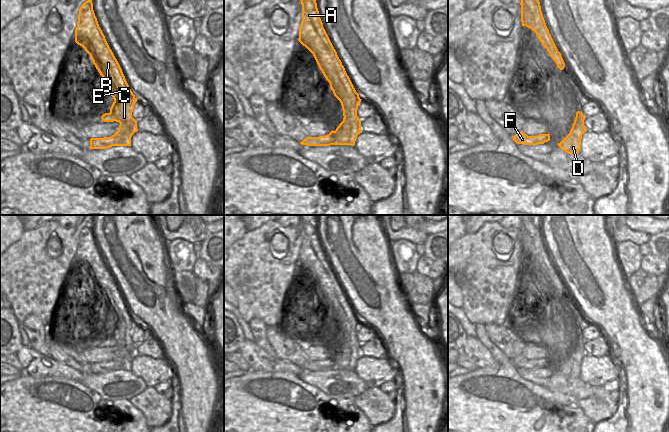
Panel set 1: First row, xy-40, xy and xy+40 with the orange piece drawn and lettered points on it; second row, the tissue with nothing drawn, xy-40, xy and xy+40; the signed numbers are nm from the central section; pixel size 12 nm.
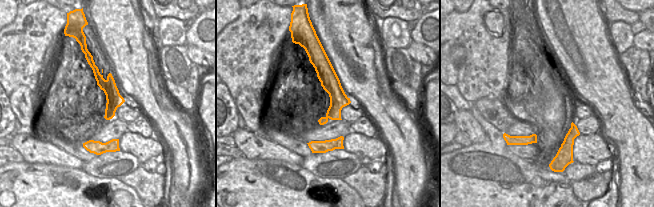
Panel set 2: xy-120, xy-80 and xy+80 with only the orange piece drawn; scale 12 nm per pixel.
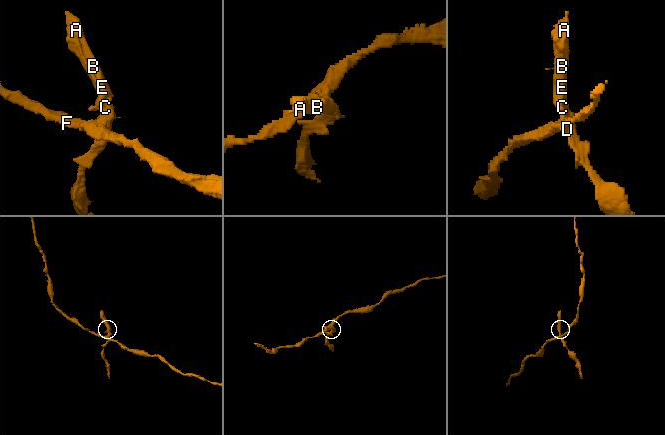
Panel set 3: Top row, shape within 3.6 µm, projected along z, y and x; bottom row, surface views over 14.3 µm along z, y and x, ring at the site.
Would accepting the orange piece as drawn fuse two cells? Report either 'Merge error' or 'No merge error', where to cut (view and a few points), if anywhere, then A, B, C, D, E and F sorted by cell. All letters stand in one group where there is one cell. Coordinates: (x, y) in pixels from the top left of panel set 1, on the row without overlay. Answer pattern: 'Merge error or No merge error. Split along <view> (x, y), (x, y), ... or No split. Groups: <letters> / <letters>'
Merge error. Split along xy-40 (113, 359), (119, 359), (121, 367), (124, 369). Groups: A B C D E / F

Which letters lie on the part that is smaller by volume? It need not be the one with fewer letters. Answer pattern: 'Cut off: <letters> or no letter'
Cut off: A, B, C, D, E

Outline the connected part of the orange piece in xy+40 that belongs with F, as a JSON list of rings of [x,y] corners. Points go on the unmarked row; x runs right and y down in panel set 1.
[[[520,355],[516,359],[512,360],[512,362],[517,368],[538,369],[550,365],[550,358],[548,357],[539,358],[537,360],[528,360],[523,355]]]

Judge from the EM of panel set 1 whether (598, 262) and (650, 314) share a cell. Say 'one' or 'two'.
two

